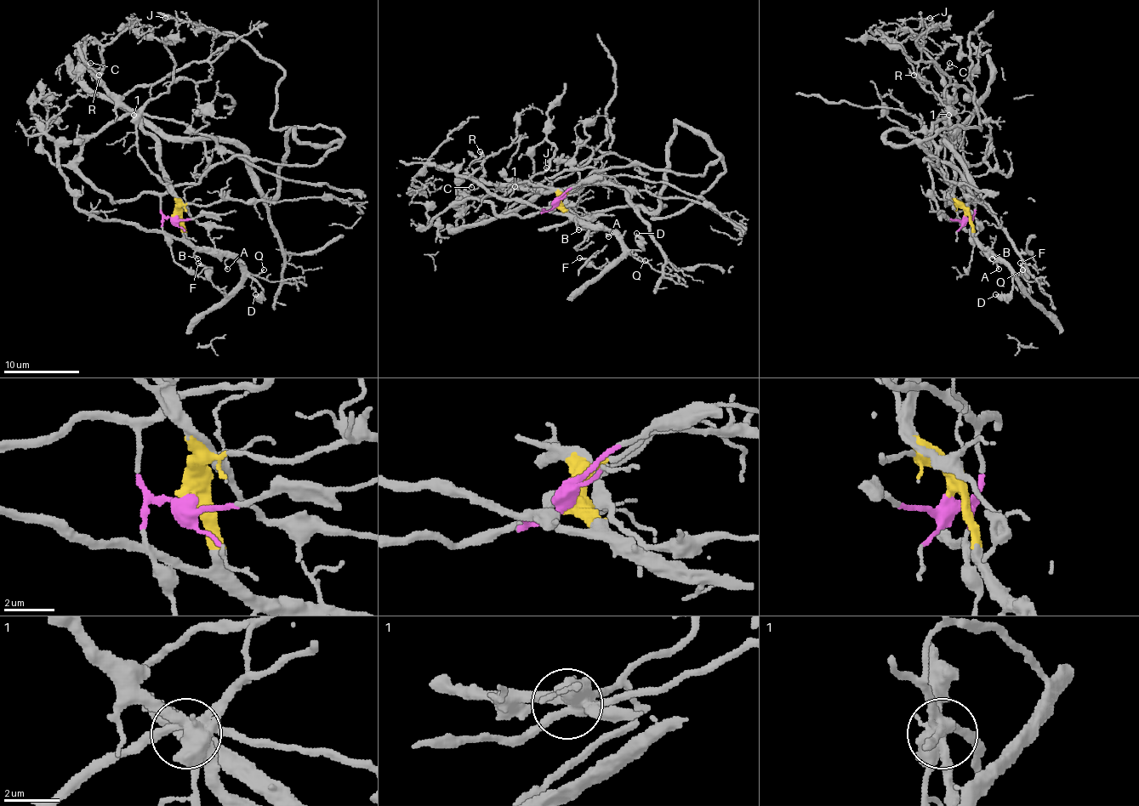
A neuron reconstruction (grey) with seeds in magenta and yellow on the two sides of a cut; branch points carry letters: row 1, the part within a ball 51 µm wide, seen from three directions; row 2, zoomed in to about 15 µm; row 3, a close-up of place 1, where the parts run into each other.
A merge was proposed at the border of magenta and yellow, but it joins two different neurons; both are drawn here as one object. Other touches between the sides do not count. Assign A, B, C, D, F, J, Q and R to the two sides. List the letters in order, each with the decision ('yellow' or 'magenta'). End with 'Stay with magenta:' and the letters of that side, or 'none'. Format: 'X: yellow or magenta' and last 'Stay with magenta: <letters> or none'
A: yellow
B: yellow
C: yellow
D: yellow
F: yellow
J: magenta
Q: yellow
R: yellow
Stay with magenta: J

